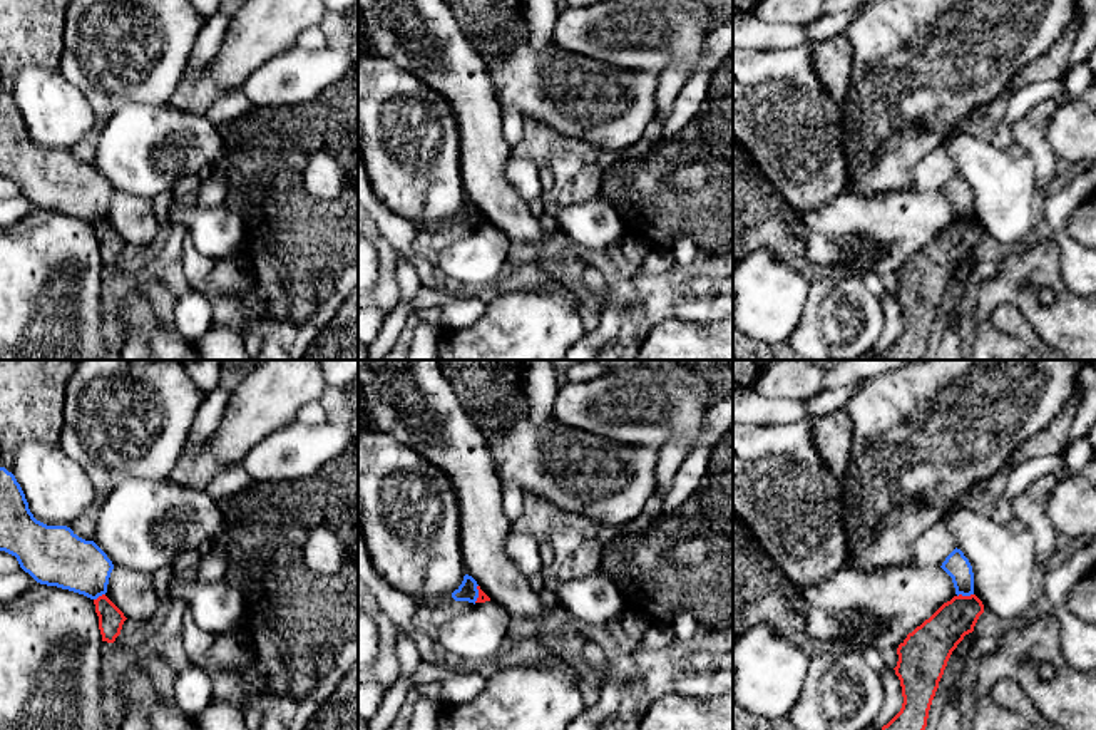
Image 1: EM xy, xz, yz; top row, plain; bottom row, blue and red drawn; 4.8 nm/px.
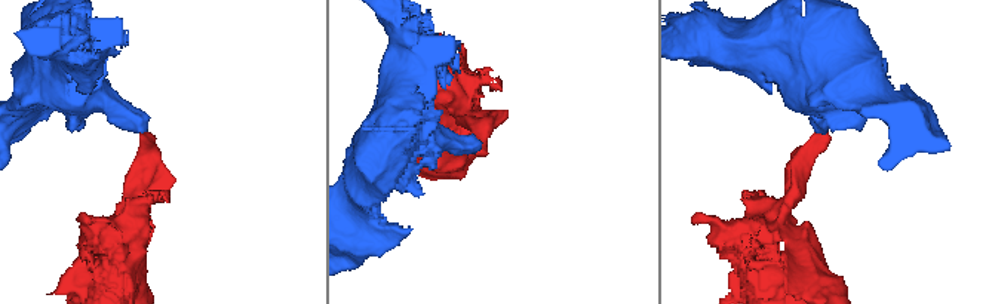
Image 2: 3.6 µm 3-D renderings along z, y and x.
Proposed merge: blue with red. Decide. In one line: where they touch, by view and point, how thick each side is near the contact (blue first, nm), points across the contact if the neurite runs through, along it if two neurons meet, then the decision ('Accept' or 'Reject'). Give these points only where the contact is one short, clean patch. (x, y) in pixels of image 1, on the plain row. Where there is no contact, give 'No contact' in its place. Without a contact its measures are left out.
Touches blue at yz (964, 220). Thickness 120 nm (blue) against 200 nm. Boundary: yz (973, 218), (957, 221). Reject

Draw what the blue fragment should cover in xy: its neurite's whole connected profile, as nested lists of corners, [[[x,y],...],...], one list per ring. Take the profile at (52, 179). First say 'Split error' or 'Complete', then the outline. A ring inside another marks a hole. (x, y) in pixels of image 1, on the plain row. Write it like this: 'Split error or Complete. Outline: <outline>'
Split error. Outline: [[[0,0],[0,176],[17,182],[37,208],[57,211],[90,224],[107,218],[114,194],[107,179],[67,151],[47,151],[33,142],[17,107],[13,87],[23,67],[59,72],[64,50],[65,13],[72,0]]]

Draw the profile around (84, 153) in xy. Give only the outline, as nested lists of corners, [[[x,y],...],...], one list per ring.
[[[95,136],[84,139],[79,146],[70,149],[74,159],[85,166],[94,166]]]

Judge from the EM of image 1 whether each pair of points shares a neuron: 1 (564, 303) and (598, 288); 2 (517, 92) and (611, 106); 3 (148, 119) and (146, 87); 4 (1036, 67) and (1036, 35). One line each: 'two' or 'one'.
1: two
2: one
3: two
4: two

